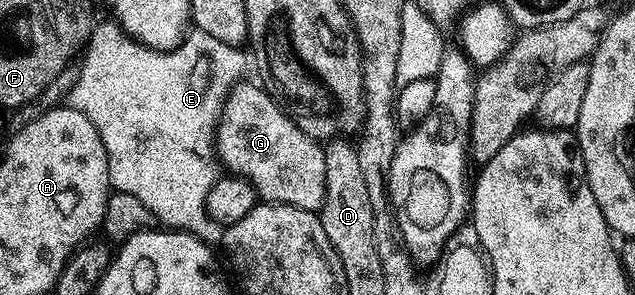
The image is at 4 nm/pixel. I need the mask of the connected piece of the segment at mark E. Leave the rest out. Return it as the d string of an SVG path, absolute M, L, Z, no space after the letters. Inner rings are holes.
M98 21L94 25L93 33L90 34L88 43L83 50L85 63L79 66L77 82L67 95L68 105L72 106L74 110L83 112L87 116L87 120L91 120L91 124L95 124L95 128L103 140L103 148L107 152L109 185L114 191L127 192L127 196L137 197L143 205L151 208L151 212L157 217L157 221L162 227L170 230L183 230L185 233L194 234L199 240L210 244L220 243L225 237L226 227L215 221L209 215L209 209L207 208L207 196L219 177L219 171L217 171L217 166L219 170L219 158L215 153L215 135L219 123L222 121L226 103L230 100L230 94L234 87L242 81L243 75L241 73L245 70L245 58L247 62L246 51L244 54L244 49L231 44L223 44L223 40L215 40L215 36L207 36L207 32L196 28L190 29L181 39L181 44L176 46L174 50L152 50L149 46L134 40L116 21L108 21Z

